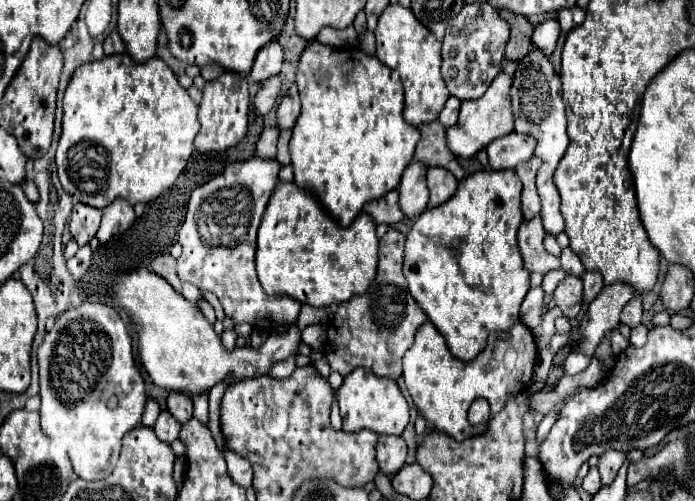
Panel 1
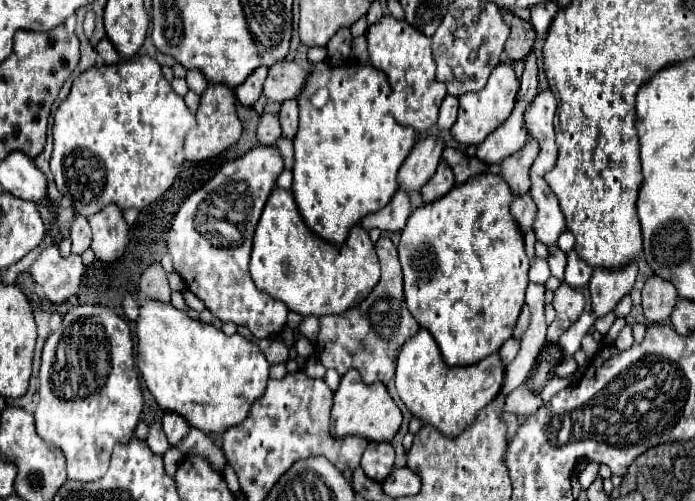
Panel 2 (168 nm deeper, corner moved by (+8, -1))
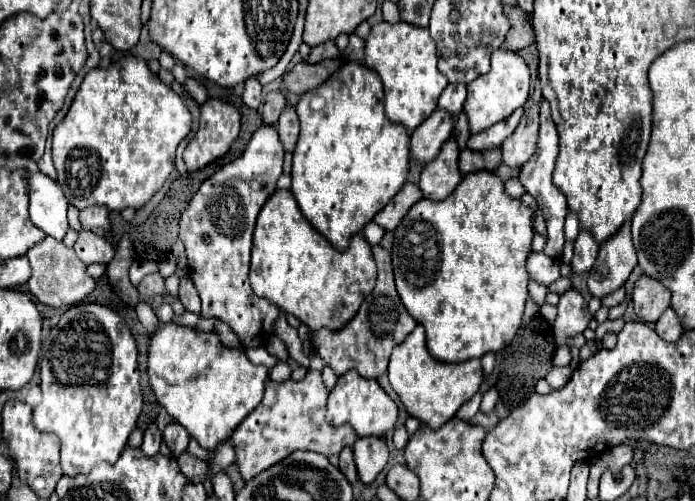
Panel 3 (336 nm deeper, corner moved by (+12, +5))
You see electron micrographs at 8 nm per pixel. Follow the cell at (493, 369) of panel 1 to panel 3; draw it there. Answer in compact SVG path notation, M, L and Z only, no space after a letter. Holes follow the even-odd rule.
M418 324L412 334L408 334L408 338L391 353L388 378L410 416L418 418L430 428L440 428L482 386L482 364L478 358L460 364L446 364L432 358L426 348L425 330Z

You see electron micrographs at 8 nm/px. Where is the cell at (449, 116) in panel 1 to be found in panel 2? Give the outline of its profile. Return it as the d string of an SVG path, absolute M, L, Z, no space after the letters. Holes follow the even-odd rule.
M448 94L440 106L440 118L438 118L438 128L440 132L448 132L450 126L456 122L456 114L458 114L458 98Z

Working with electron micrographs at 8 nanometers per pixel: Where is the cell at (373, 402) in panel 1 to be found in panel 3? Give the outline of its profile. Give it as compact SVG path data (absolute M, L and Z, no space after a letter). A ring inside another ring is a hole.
M356 370L340 376L334 390L328 396L326 418L330 424L350 424L358 436L386 436L388 430L394 428L398 418L396 402L380 388L376 380L364 380Z

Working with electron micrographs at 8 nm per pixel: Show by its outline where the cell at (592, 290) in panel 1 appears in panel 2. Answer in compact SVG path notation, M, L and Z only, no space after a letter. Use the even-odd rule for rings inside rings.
M570 250L568 252L568 264L566 264L564 280L572 288L580 288L580 286L586 286L590 282L590 276L592 276L592 268L576 254L576 250Z

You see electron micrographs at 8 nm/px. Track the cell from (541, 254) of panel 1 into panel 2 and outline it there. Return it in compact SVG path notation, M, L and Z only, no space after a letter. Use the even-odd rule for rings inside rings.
M530 194L514 198L514 202L512 202L512 218L518 224L518 228L522 230L522 234L526 234L534 226L536 206L534 206L534 200L530 198Z

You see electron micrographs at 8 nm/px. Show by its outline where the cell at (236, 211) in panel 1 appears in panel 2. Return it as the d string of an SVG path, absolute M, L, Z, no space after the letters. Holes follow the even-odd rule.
M256 146L242 158L226 162L218 174L200 190L192 192L182 206L174 214L174 224L168 232L168 252L174 262L174 272L182 276L186 288L204 300L206 308L214 312L222 322L234 322L238 326L246 326L258 338L270 338L282 332L288 316L288 308L284 302L272 300L268 294L260 292L250 278L248 260L252 250L252 236L270 196L278 174L284 170L284 162L274 146Z

